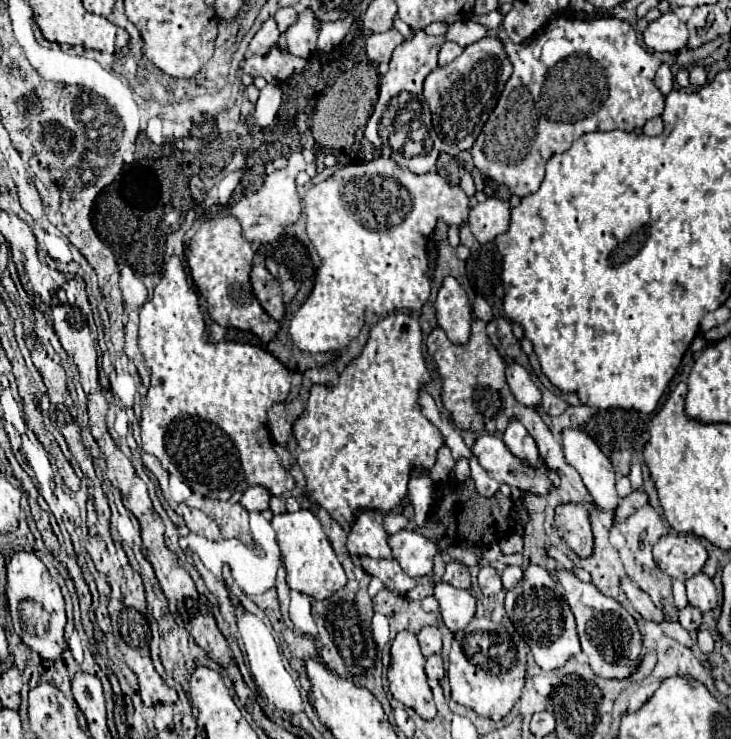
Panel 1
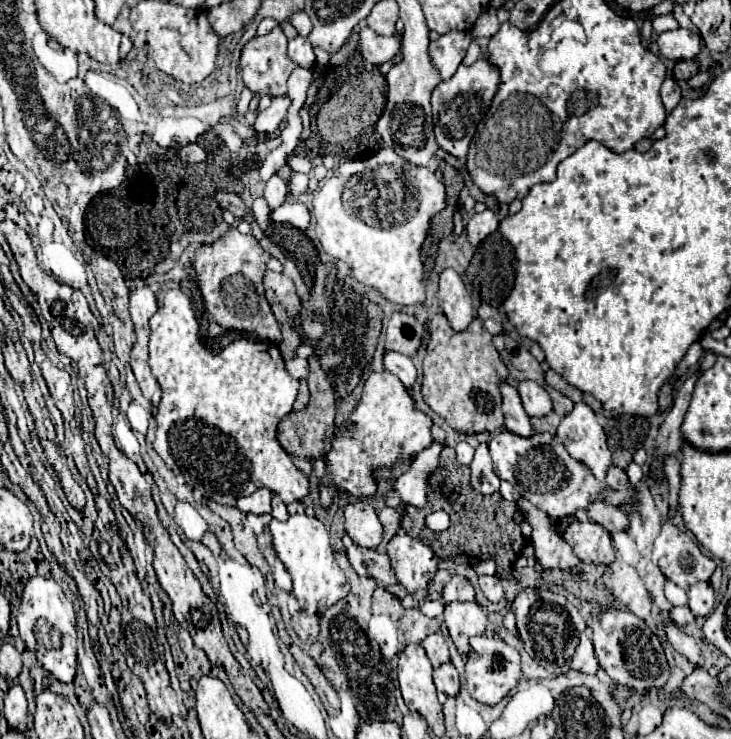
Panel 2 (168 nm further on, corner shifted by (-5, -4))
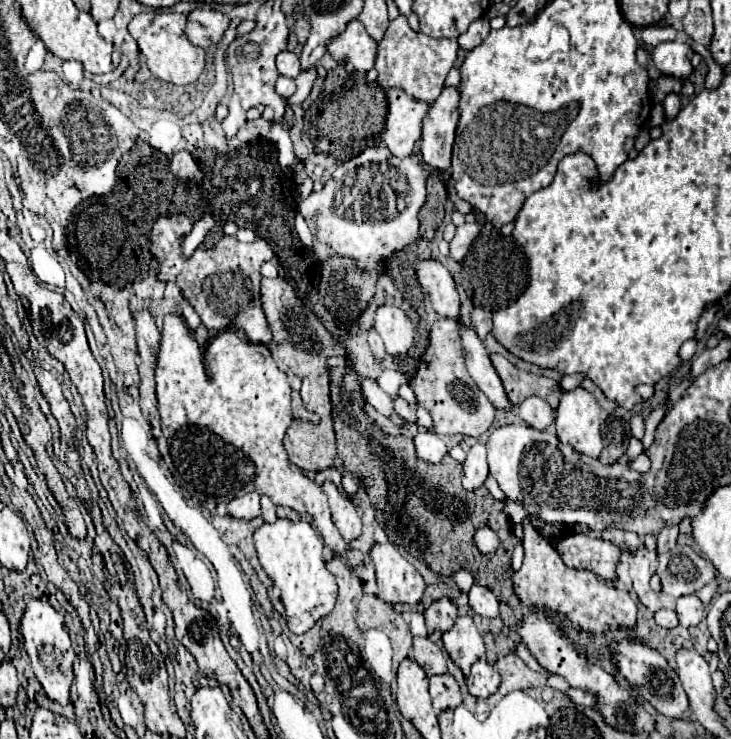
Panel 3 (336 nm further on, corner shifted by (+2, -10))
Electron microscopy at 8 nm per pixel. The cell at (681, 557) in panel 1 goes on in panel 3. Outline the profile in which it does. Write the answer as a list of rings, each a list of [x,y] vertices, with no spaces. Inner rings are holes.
[[[677,544],[671,552],[659,556],[657,574],[661,578],[663,592],[679,598],[687,594],[695,594],[711,580],[715,580],[715,566],[699,556],[691,546]]]

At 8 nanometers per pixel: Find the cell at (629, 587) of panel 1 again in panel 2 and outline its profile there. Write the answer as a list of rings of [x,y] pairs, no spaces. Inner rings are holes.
[[[670,620],[670,622],[666,622],[664,632],[666,632],[668,642],[672,644],[672,648],[674,648],[676,652],[680,652],[682,656],[686,656],[692,664],[700,666],[700,662],[702,662],[700,646],[698,646],[698,642],[696,642],[692,636],[688,636],[686,632],[682,632],[682,630],[672,622],[672,620]]]

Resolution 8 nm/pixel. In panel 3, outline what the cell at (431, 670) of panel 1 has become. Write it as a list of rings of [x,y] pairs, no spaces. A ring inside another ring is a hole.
[[[439,674],[429,678],[429,694],[433,698],[433,708],[437,714],[461,704],[459,684],[451,674]]]

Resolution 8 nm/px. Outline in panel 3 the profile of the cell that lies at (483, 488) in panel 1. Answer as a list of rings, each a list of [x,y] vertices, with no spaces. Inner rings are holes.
[[[477,442],[475,446],[471,446],[471,450],[467,454],[467,460],[463,462],[463,468],[465,468],[465,474],[463,474],[465,490],[475,490],[485,482],[485,478],[489,474],[485,444]]]

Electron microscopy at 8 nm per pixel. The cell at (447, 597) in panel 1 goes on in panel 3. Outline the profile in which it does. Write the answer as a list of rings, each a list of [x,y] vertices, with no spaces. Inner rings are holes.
[[[461,616],[453,624],[449,632],[443,634],[443,646],[451,660],[463,670],[465,676],[469,676],[471,666],[485,656],[483,636],[477,632],[471,616]]]

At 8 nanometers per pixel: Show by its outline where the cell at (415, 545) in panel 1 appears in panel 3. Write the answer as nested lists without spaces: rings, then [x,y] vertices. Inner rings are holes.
[[[389,542],[375,544],[369,554],[375,566],[379,596],[385,602],[389,604],[421,602],[427,584],[423,582],[415,566],[409,560],[405,560],[393,544]]]

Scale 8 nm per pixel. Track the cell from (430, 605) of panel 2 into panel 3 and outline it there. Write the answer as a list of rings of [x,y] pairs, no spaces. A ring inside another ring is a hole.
[[[415,612],[415,614],[411,616],[410,629],[413,635],[427,636],[427,628],[423,613]]]

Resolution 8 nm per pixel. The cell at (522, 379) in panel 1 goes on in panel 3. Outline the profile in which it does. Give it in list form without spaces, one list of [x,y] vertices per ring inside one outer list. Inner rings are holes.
[[[531,396],[517,408],[517,416],[531,428],[545,430],[555,420],[555,410],[545,400]]]

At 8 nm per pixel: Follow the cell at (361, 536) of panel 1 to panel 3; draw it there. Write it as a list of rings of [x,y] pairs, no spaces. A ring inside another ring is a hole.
[[[325,480],[321,484],[321,490],[327,494],[329,508],[331,508],[331,518],[333,518],[333,524],[337,526],[337,530],[341,532],[341,536],[347,542],[355,540],[361,534],[361,514],[359,514],[357,506],[349,498],[345,498],[337,490],[337,486],[329,480]]]

